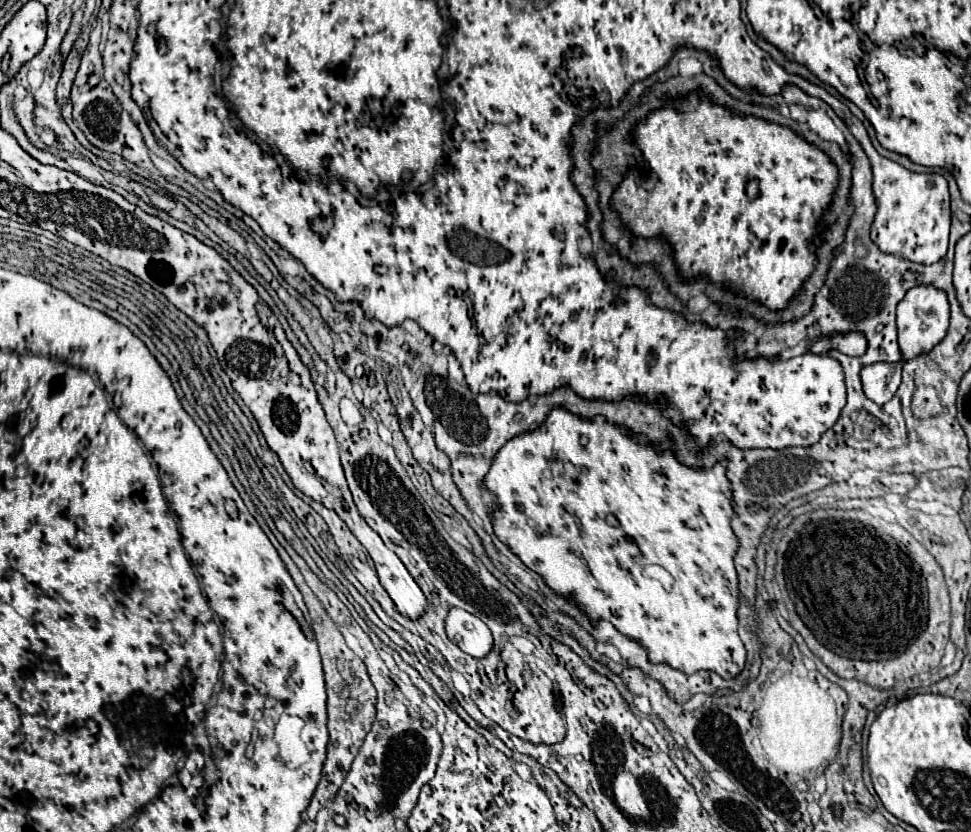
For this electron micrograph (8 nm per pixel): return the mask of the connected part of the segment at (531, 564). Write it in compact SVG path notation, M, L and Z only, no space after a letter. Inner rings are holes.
M557 406L541 426L513 436L495 454L483 478L483 488L493 492L499 502L499 508L491 514L497 538L529 570L537 572L555 594L573 600L593 626L599 620L609 620L623 636L647 650L651 664L665 664L685 674L711 670L731 680L745 668L747 652L737 634L739 578L733 558L739 542L731 528L735 502L727 478L727 460L719 460L711 468L689 468L671 450L659 452L657 444L647 442L645 436L611 424L603 416L581 418ZM567 468L573 468L575 474L565 476ZM673 484L681 484L681 528L677 528ZM653 504L661 504L657 520L669 520L673 528L641 528L641 510L643 516L653 516ZM609 514L619 520L617 526L605 522ZM575 552L581 552L585 560L579 560ZM645 556L675 576L671 592L661 582L641 576Z

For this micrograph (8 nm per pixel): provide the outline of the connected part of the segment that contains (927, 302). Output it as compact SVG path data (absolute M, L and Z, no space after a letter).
M917 286L907 292L907 296L897 306L897 330L899 330L899 346L905 358L913 358L929 352L937 346L949 328L949 302L945 292L933 286Z

